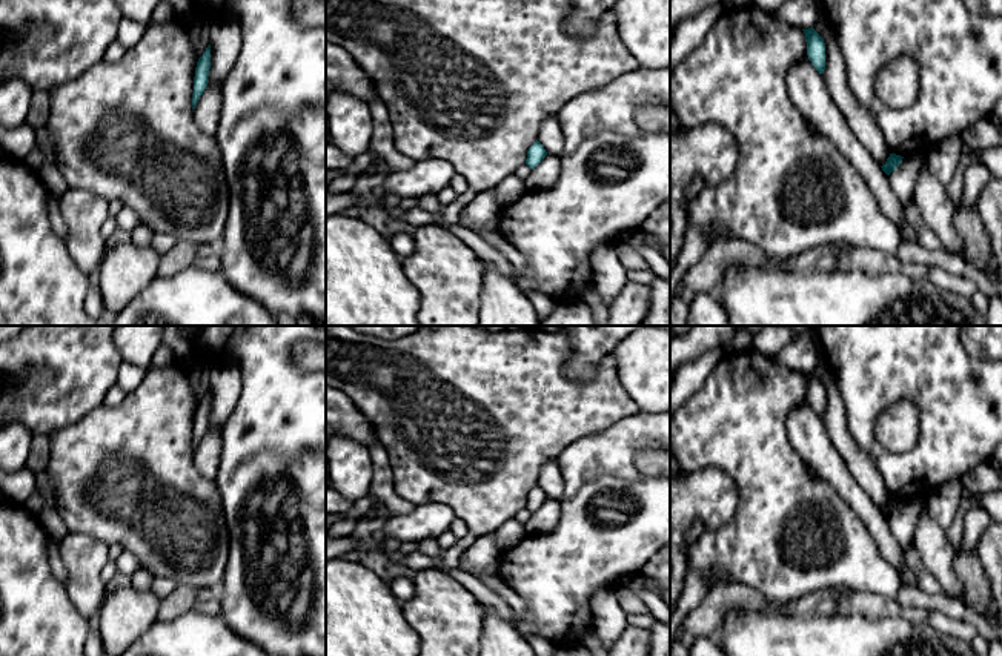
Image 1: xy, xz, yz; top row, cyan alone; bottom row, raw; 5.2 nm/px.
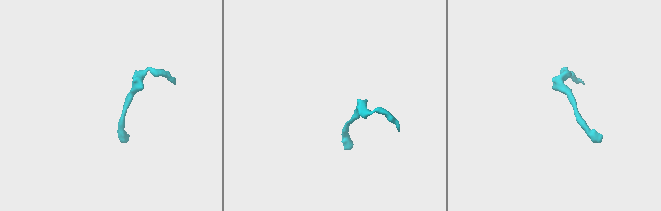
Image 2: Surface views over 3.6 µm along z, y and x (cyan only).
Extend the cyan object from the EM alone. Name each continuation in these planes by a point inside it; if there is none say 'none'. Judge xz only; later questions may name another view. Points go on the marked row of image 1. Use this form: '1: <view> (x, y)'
none

